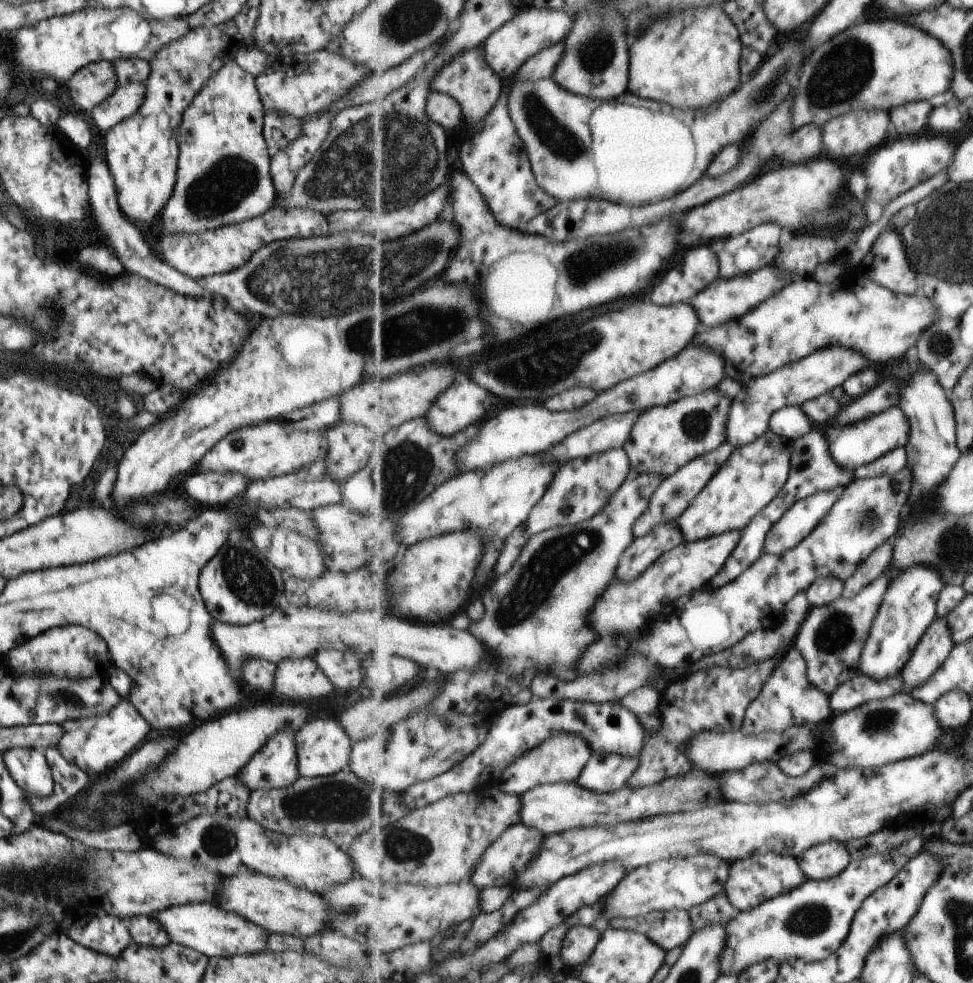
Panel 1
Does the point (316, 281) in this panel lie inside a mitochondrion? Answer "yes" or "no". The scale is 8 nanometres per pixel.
yes

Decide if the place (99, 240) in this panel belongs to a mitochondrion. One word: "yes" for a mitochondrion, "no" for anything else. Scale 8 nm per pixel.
no

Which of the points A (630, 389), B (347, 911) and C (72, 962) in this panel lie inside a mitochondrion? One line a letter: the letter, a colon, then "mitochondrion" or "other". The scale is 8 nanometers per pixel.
A: other
B: mitochondrion
C: other

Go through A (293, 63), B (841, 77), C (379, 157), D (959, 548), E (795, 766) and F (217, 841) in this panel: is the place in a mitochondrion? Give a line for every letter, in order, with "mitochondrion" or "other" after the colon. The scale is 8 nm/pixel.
A: other
B: mitochondrion
C: mitochondrion
D: mitochondrion
E: other
F: mitochondrion

